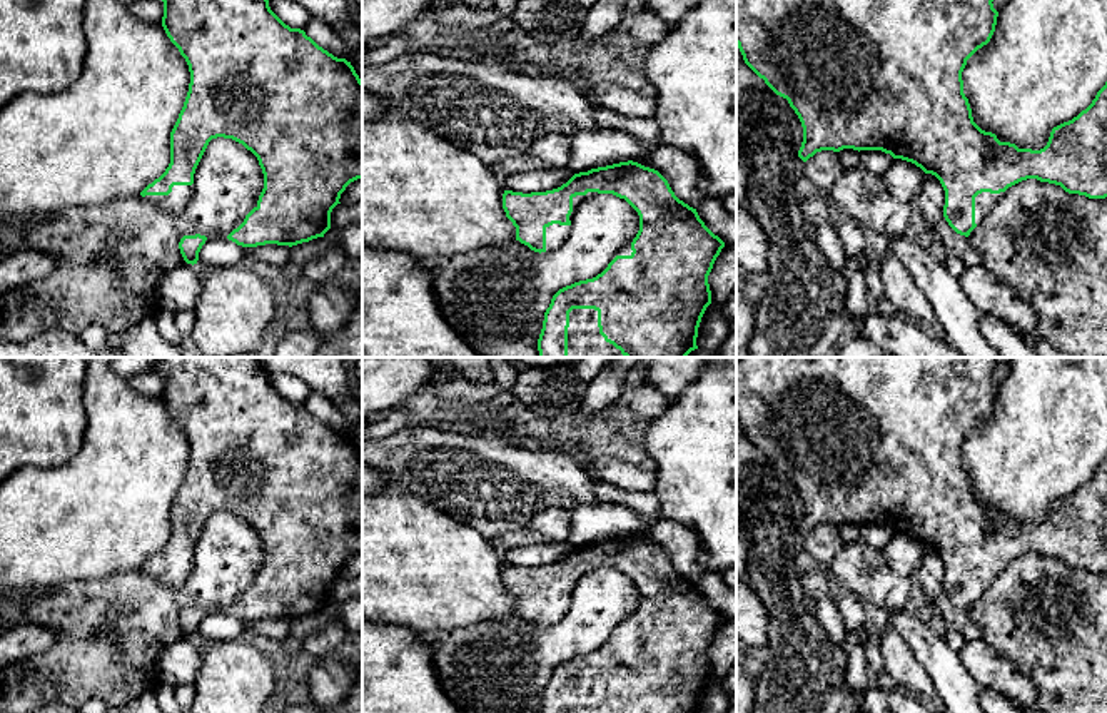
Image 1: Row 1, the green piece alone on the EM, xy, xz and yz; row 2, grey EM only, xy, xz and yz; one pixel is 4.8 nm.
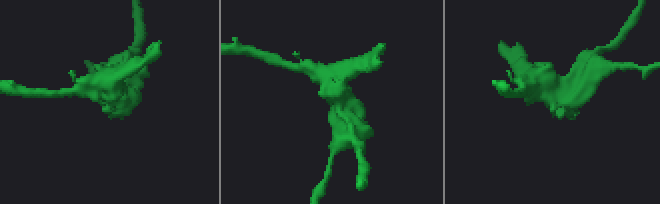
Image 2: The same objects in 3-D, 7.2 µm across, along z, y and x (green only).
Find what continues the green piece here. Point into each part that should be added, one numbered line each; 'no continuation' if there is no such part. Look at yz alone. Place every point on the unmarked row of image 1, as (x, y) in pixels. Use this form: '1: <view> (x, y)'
1: yz (984, 576)

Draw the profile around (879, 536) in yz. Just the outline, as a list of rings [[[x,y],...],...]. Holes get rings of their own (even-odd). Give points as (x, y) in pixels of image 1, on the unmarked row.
[[[860,524],[860,538],[873,548],[885,549],[893,538],[893,531],[882,524]]]

